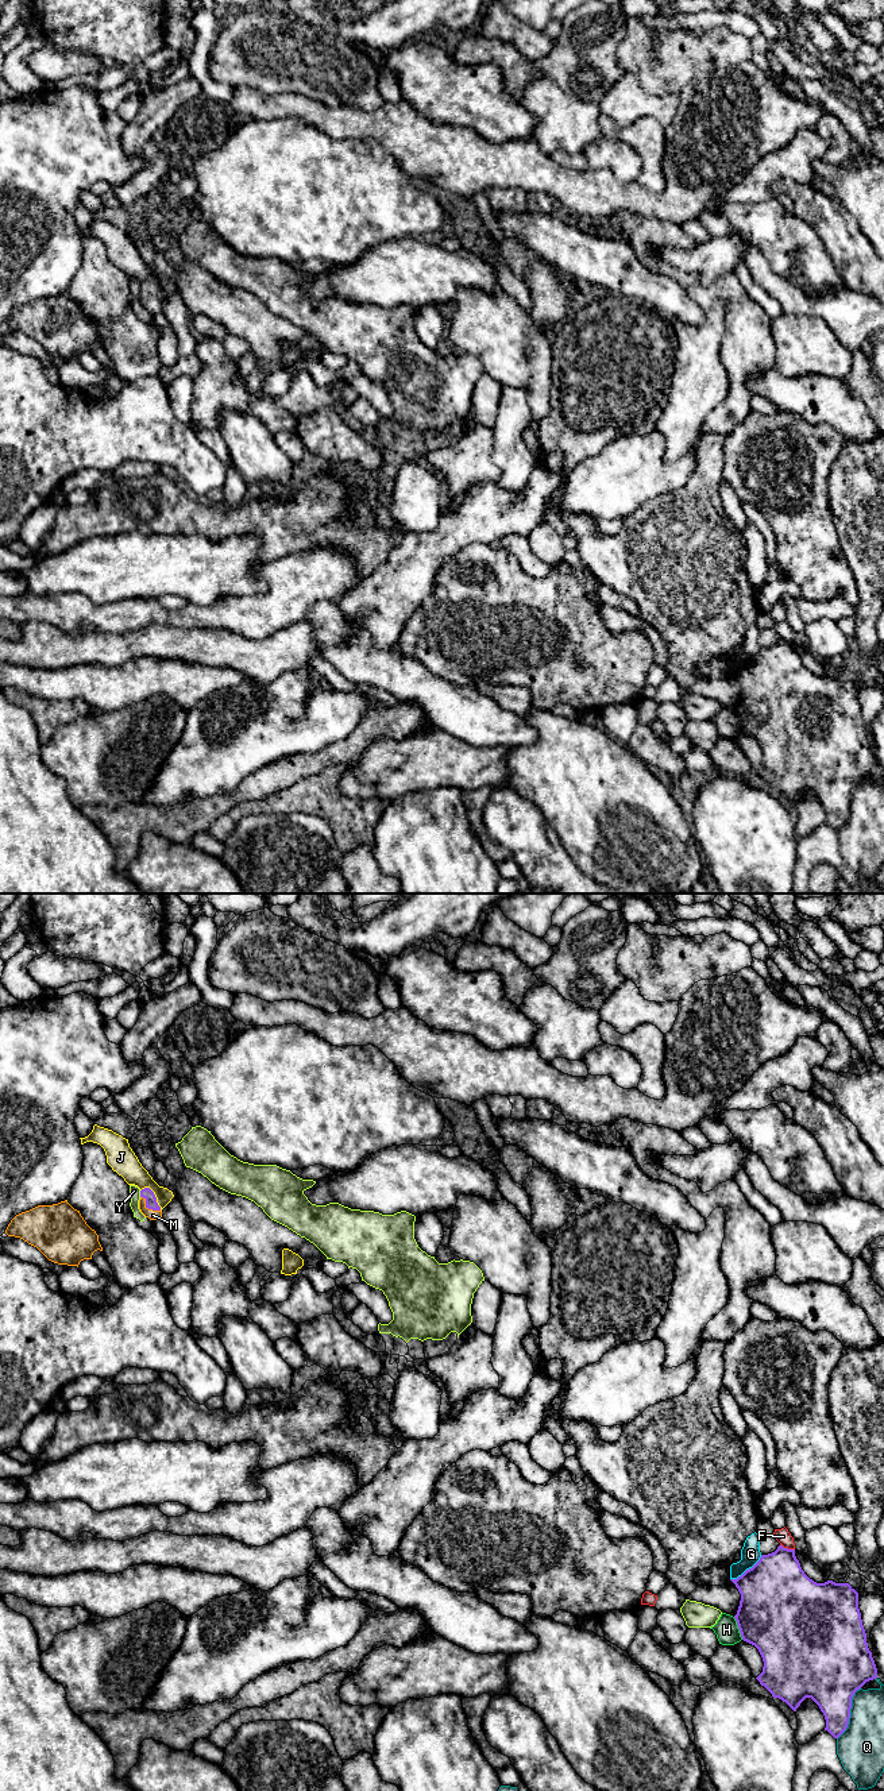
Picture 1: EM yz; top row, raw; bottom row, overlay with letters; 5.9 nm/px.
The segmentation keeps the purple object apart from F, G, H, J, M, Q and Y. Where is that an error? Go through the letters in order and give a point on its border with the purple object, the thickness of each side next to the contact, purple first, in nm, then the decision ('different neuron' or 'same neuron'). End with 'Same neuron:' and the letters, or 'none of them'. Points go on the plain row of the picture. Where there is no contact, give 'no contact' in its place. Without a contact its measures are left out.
F: yz (787, 641) | 380/90 nm | different neuron
G: yz (747, 663) | 440/120 nm | different neuron
H: yz (738, 721) | 480/140 nm | different neuron
J: yz (154, 289) | 70/150 nm | different neuron
M: yz (149, 301) | 70/60 nm | same neuron
Q: yz (849, 806) | 340/280 nm | different neuron
Y: yz (141, 286) | 70/60 nm | different neuron
Same neuron: M

